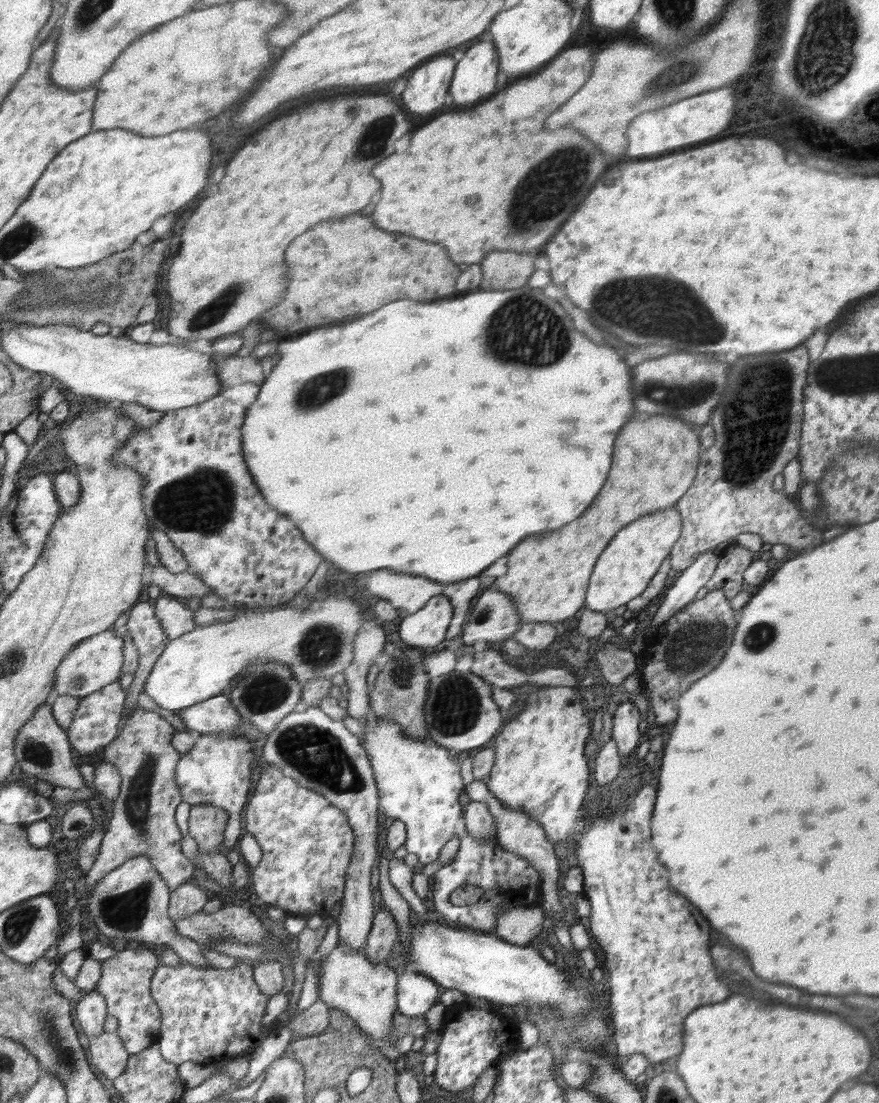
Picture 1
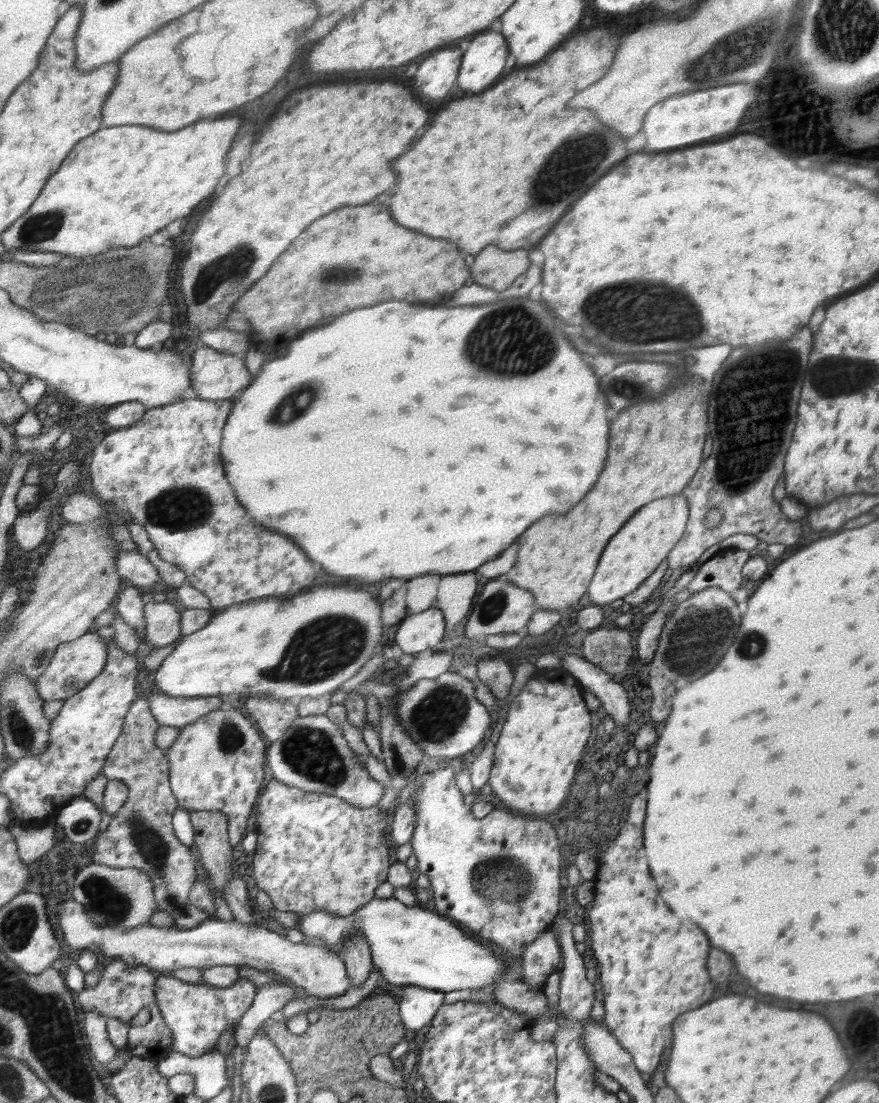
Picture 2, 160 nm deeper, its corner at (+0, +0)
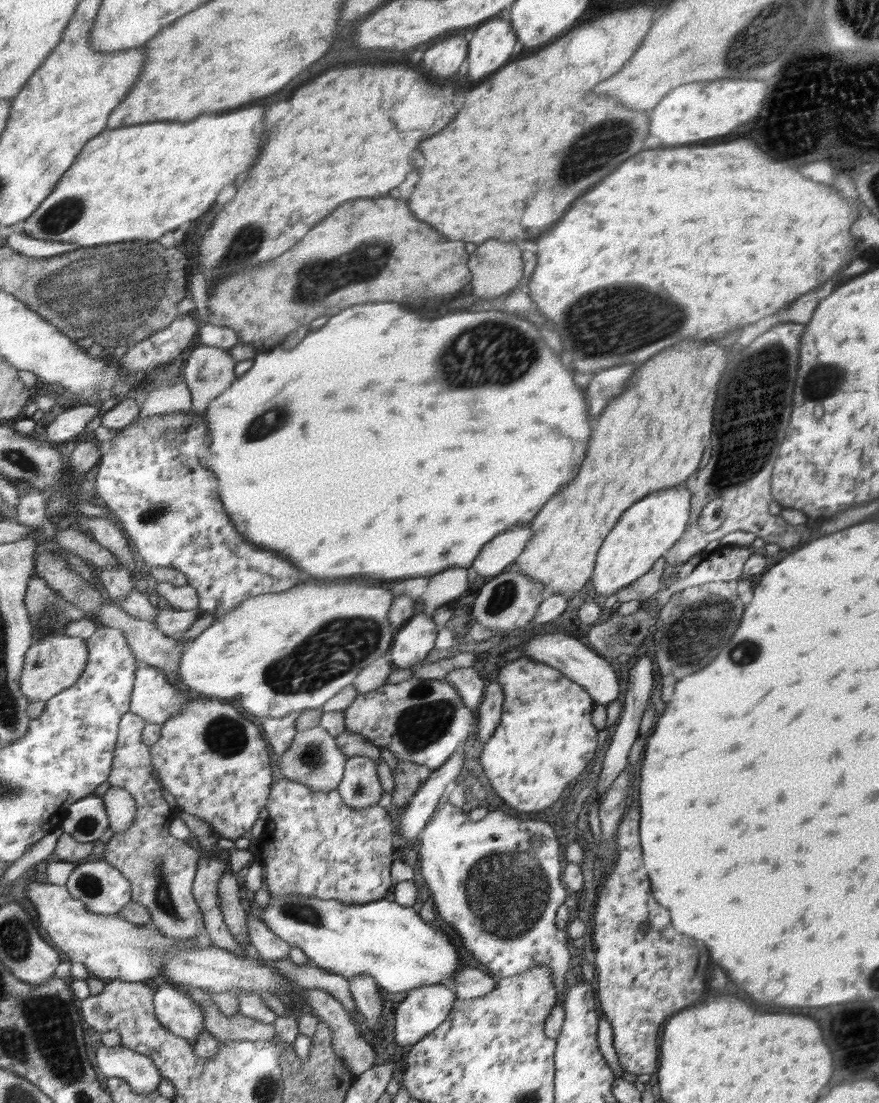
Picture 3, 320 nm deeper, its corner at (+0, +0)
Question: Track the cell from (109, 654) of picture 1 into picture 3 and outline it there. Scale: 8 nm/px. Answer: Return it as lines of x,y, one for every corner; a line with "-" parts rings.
47,635
27,650
22,672
22,691
30,703
50,701
80,678
87,660
88,651
84,639
68,635

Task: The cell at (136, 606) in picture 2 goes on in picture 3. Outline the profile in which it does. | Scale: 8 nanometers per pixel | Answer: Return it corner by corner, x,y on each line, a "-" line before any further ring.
99,567
95,569
100,587
106,590
108,601
120,606
128,600
136,584
132,583
129,571
124,567

